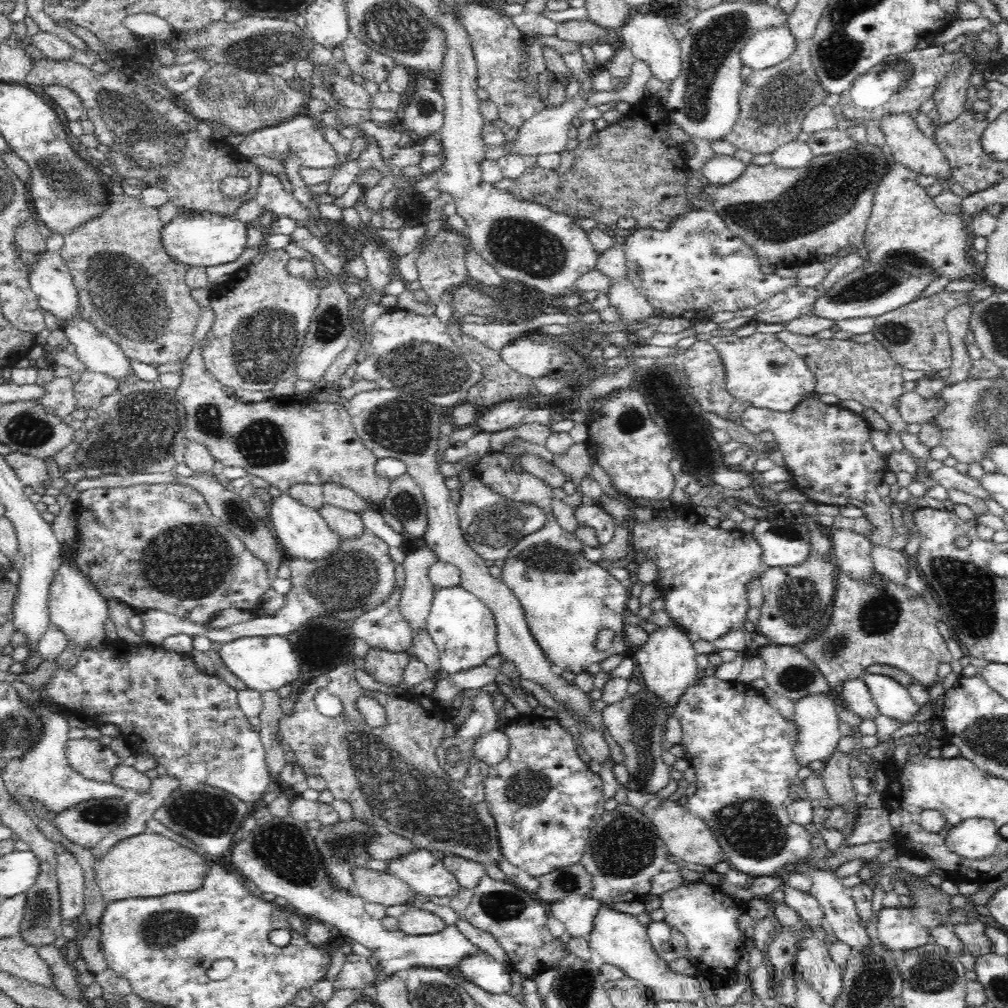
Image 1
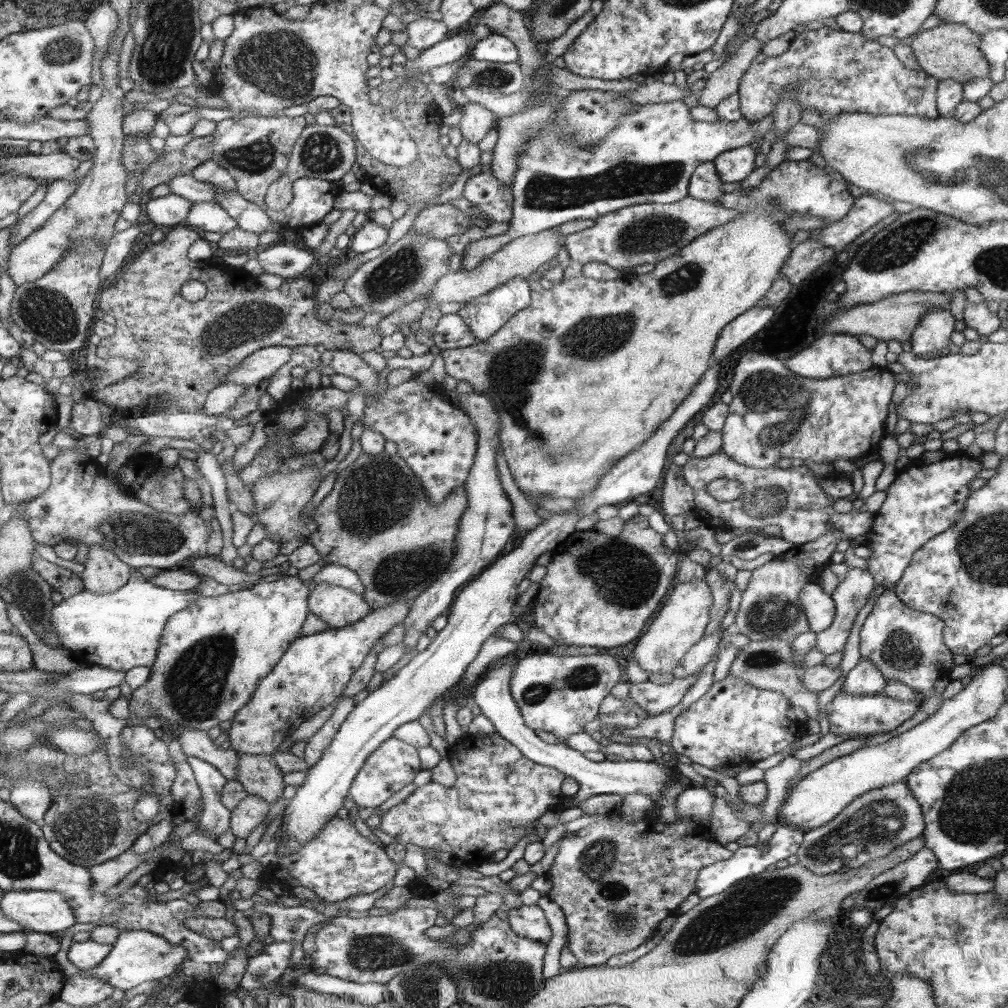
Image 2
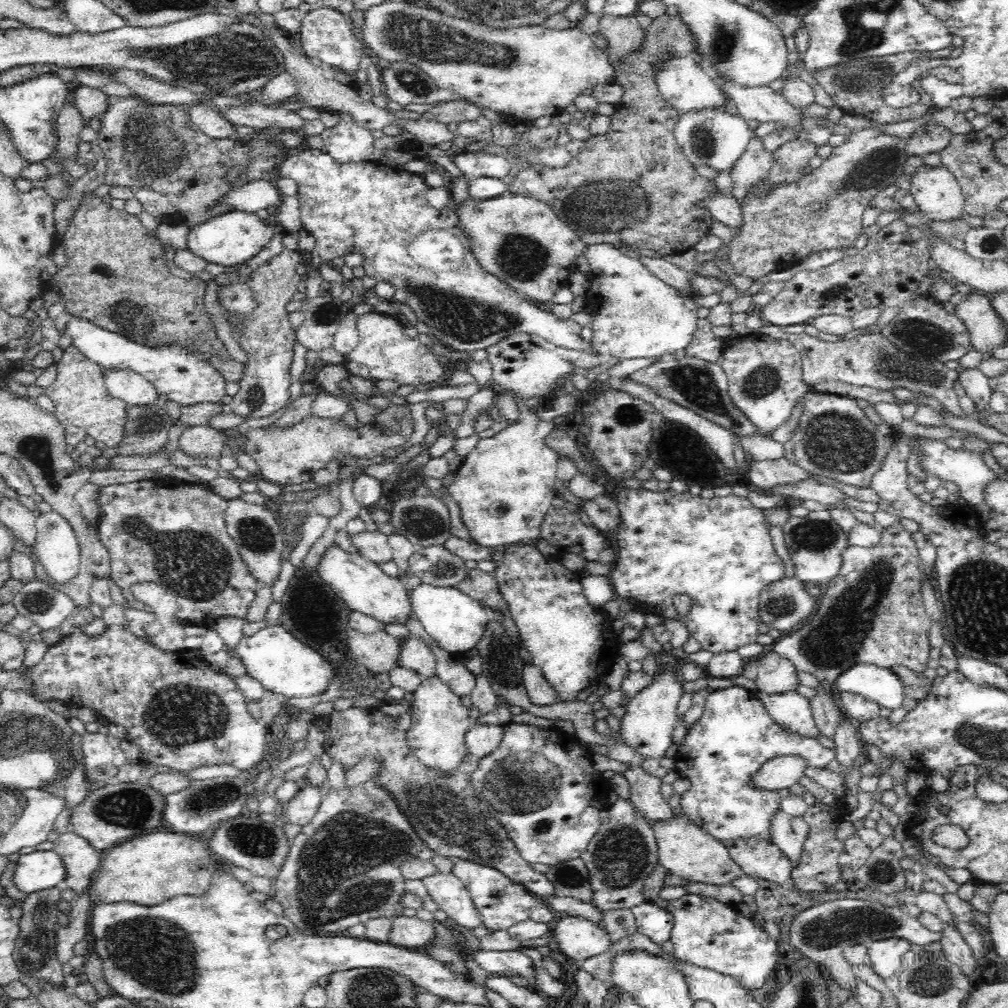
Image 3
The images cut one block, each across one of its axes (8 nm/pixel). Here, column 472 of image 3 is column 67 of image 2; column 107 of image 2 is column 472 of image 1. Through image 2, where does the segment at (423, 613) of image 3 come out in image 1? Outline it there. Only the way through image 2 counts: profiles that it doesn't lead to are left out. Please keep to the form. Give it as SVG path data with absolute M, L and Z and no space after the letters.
M461 585L435 588L427 628L436 644L441 668L449 674L482 666L490 656L499 652L494 613Z

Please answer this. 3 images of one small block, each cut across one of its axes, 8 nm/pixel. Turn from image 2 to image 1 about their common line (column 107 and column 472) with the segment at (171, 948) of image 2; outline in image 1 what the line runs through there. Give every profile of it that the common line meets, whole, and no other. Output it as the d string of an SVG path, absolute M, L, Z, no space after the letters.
M483 950L476 952L474 956L466 956L454 970L462 978L491 994L507 994L513 985L509 966L498 963Z

